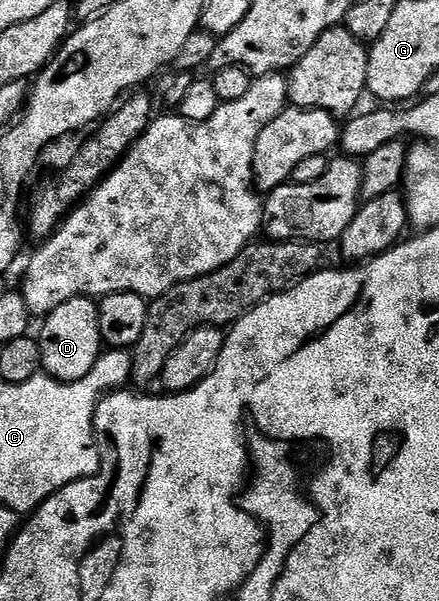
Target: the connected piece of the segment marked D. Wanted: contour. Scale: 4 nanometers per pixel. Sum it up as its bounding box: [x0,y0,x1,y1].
[36,296,104,384]

